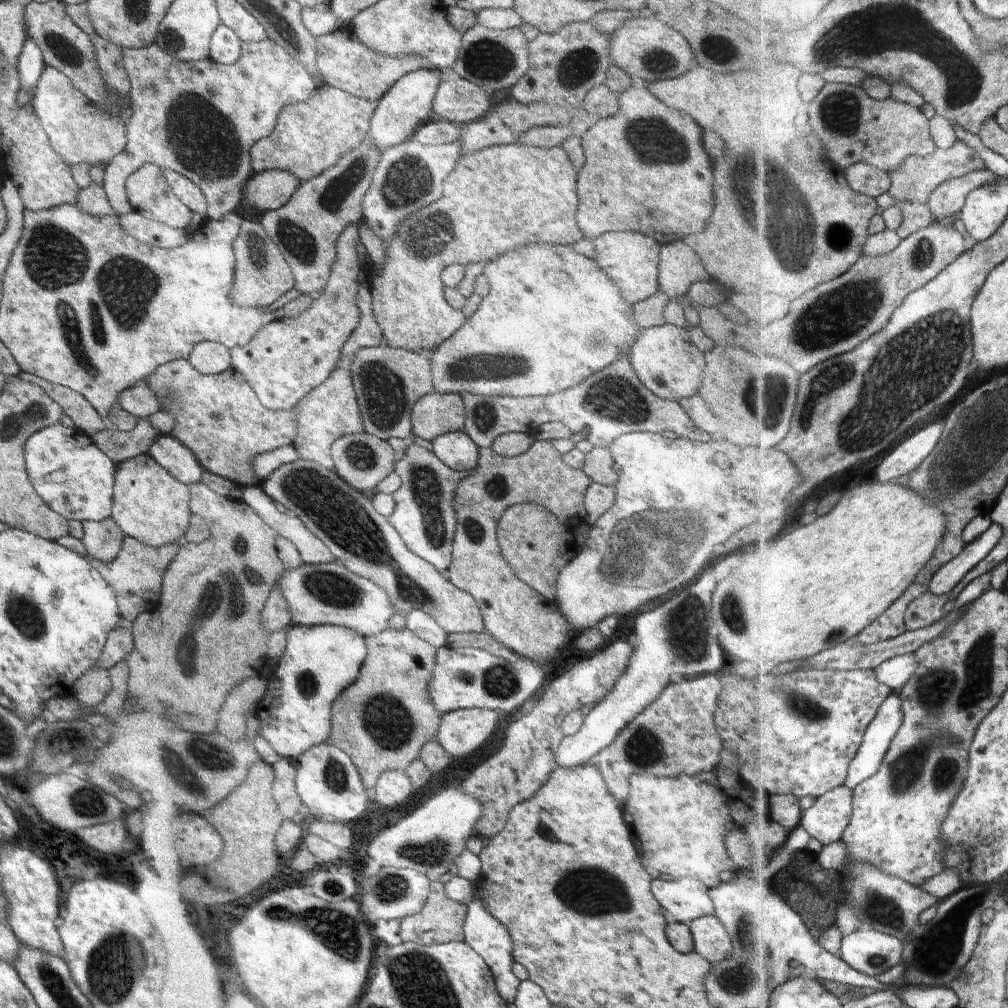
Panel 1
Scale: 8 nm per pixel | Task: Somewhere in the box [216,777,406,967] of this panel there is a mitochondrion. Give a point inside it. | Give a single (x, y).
(339, 932)

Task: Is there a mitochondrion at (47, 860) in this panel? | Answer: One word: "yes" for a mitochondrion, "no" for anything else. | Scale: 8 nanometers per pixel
no

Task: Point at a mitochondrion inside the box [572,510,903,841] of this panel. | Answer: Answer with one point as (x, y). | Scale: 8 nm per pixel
(690, 645)

